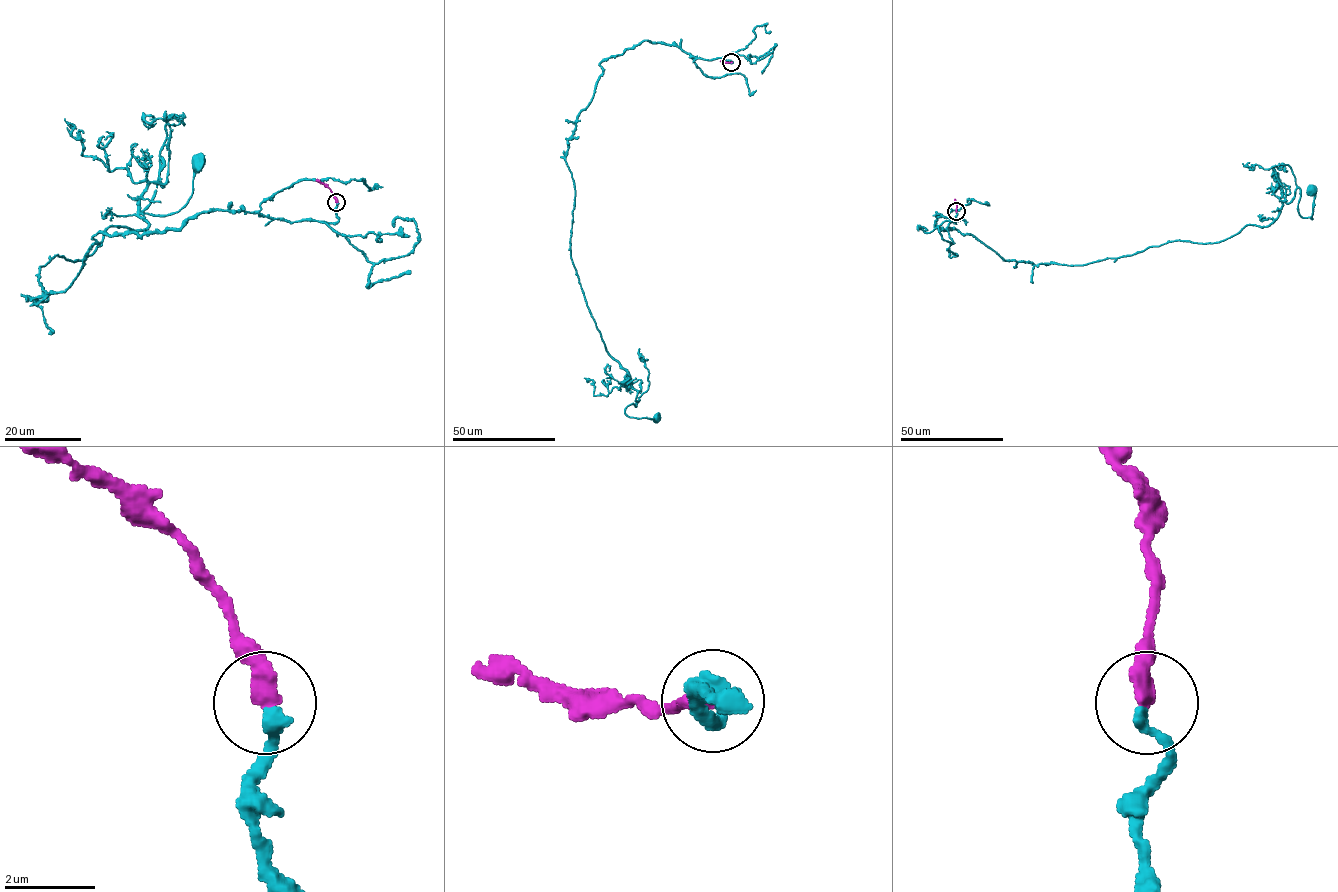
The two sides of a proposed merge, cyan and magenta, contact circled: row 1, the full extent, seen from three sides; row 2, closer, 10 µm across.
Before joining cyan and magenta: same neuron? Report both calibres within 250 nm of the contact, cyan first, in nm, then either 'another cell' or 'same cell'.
280/420 nm | same cell

